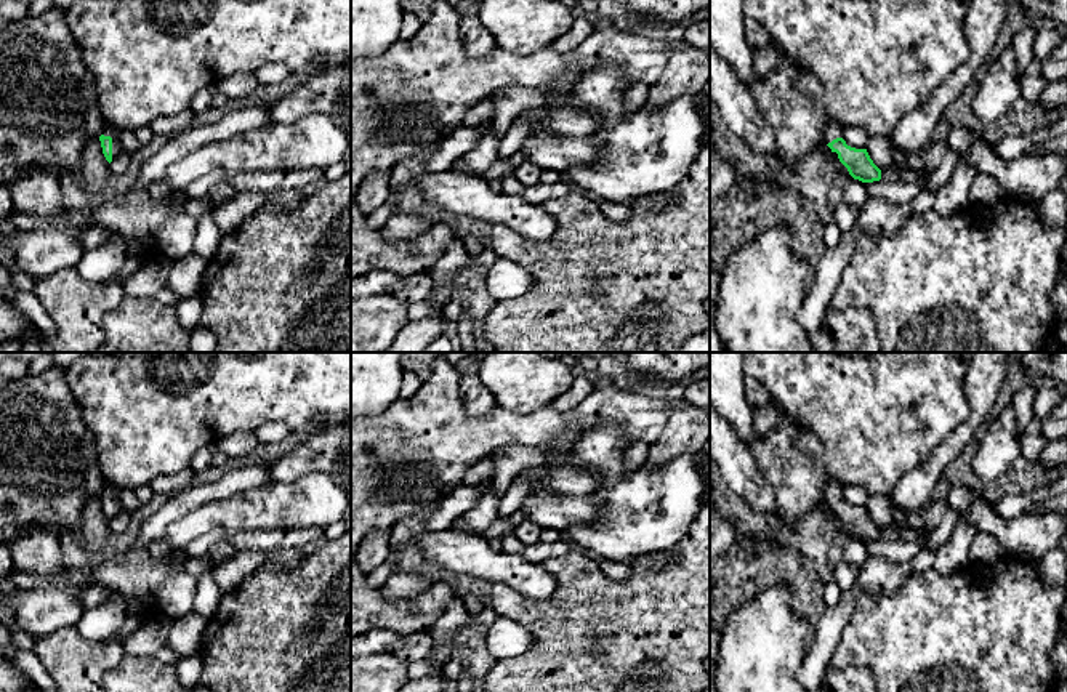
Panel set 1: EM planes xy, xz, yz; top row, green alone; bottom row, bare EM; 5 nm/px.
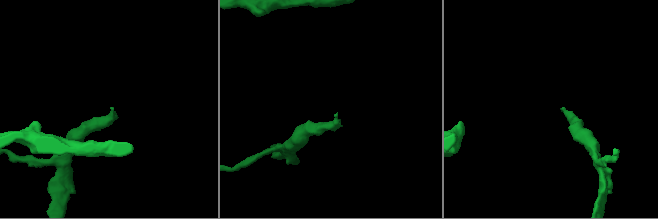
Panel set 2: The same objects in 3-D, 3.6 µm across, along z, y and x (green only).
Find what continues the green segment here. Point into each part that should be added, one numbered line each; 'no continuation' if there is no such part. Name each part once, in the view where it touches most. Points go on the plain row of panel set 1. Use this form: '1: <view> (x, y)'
1: xy (111, 489)

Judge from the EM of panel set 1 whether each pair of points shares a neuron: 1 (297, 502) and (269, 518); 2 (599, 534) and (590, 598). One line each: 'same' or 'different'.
1: same
2: different

